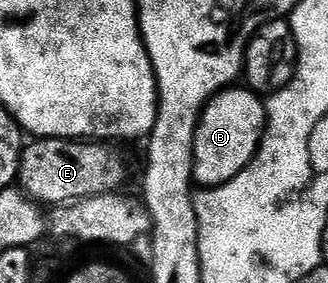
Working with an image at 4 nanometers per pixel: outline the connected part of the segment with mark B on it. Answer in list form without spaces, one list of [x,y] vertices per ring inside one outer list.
[[[229,86],[222,92],[216,93],[204,111],[200,114],[200,120],[196,124],[196,137],[192,147],[192,179],[200,188],[217,188],[245,168],[256,156],[260,148],[260,139],[264,137],[266,123],[266,104],[257,93],[247,86]]]

